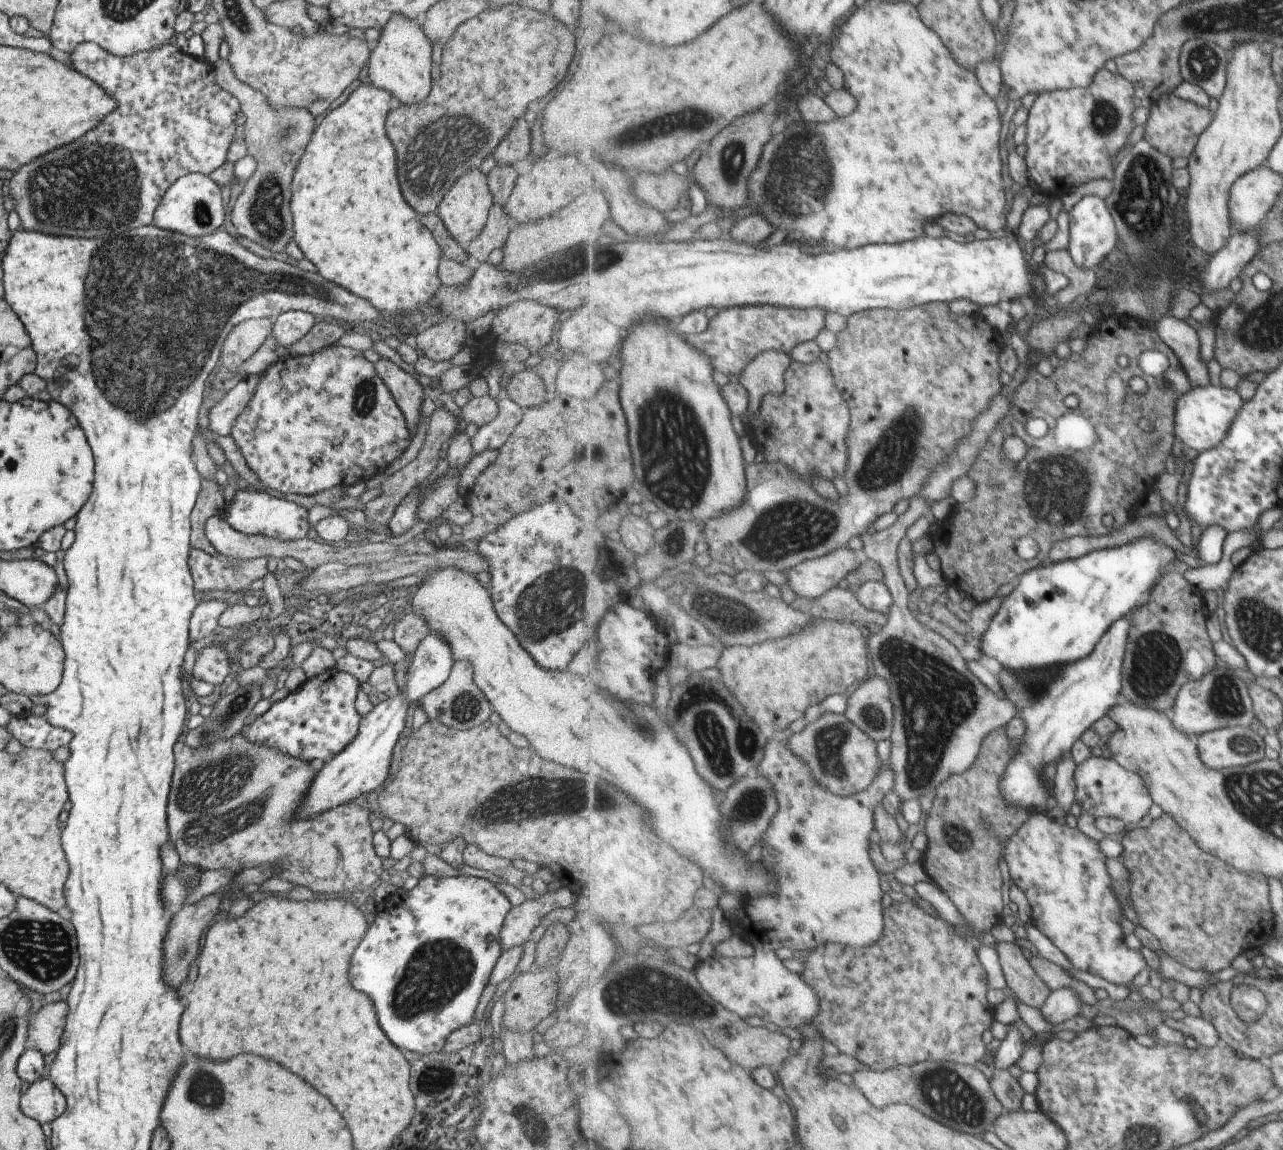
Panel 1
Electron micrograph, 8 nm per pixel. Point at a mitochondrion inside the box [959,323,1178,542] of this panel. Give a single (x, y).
(1073, 484)

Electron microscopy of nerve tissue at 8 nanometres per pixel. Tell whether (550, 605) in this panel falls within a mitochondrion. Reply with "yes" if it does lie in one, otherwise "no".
yes

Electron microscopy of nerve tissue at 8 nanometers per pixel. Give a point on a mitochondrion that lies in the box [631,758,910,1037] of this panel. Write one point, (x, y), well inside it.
(737, 811)

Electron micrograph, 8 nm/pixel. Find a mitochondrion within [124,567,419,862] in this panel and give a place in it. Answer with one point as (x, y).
(209, 796)

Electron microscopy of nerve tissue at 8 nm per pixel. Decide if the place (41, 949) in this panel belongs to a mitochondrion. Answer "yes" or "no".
yes

